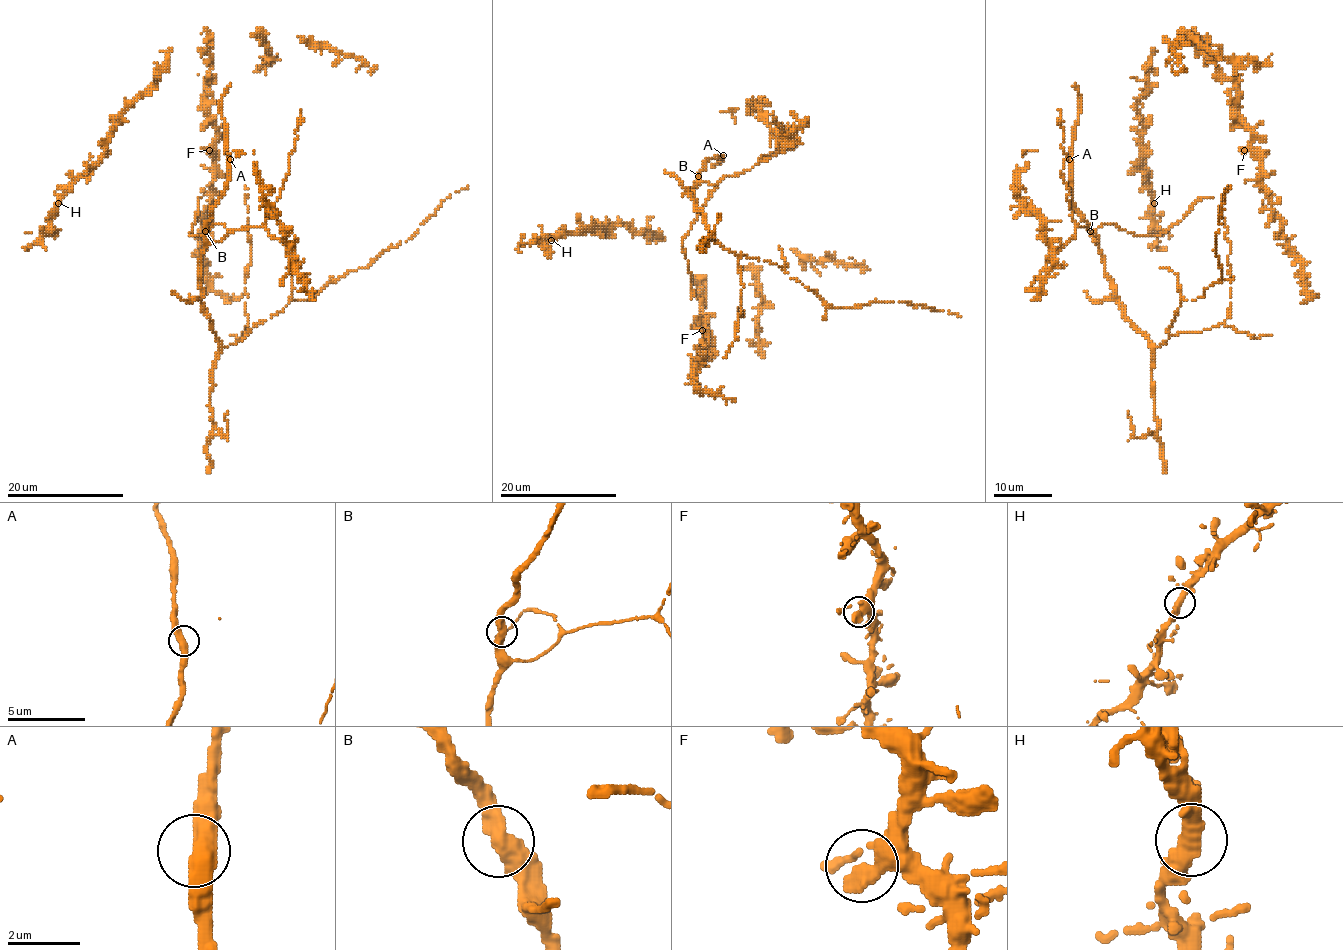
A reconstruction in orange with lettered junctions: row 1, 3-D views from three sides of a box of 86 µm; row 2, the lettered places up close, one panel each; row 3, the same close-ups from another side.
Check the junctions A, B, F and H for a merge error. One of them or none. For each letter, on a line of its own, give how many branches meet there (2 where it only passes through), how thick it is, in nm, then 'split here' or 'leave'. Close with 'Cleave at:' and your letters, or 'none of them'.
A: branches 2; calibre 440 nm; leave
B: branches 2; calibre 440 nm; leave
F: branches 2; calibre 380 nm; leave
H: branches 2; calibre 420 nm; leave
Cleave at: none of them

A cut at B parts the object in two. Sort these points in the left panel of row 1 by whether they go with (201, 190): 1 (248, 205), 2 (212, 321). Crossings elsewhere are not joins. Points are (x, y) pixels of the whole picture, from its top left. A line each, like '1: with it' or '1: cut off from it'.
1: cut off from it
2: cut off from it

